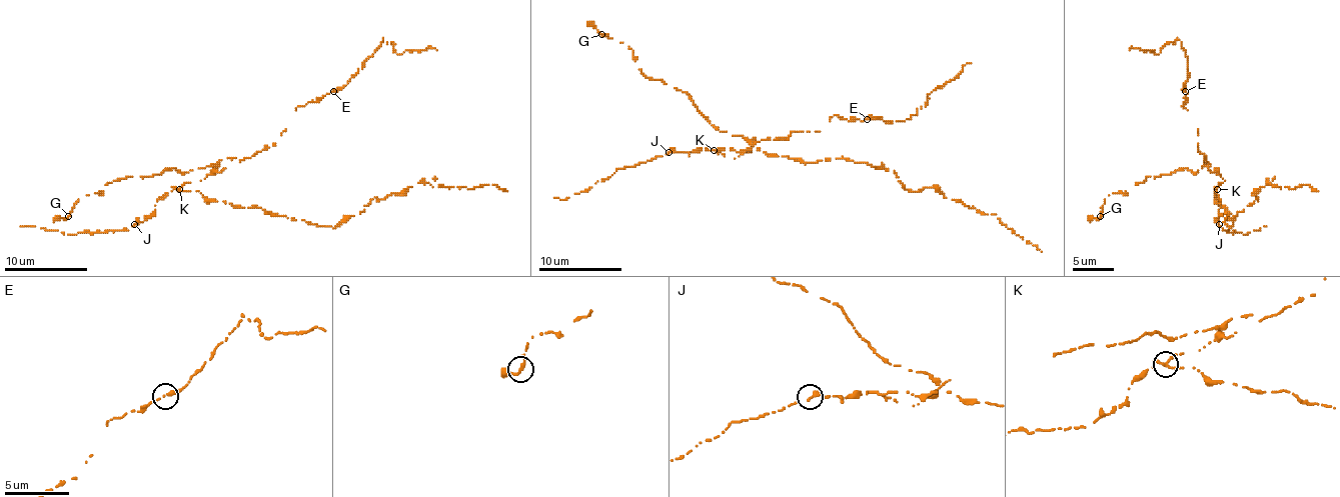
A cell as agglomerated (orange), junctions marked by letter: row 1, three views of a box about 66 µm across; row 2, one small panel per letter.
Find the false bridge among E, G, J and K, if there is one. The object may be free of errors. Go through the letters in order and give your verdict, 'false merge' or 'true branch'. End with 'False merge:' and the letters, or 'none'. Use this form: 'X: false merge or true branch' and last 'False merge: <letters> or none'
E: true branch
G: true branch
J: true branch
K: false merge
False merge: K

